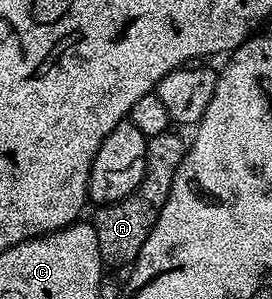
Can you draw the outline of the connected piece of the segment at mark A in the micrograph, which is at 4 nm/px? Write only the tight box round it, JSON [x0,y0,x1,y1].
[92,130,187,268]

